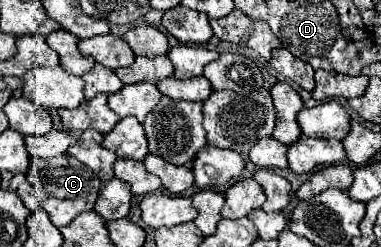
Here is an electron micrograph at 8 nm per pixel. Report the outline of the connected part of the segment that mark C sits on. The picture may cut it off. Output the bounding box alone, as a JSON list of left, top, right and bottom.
[27,154,101,228]

